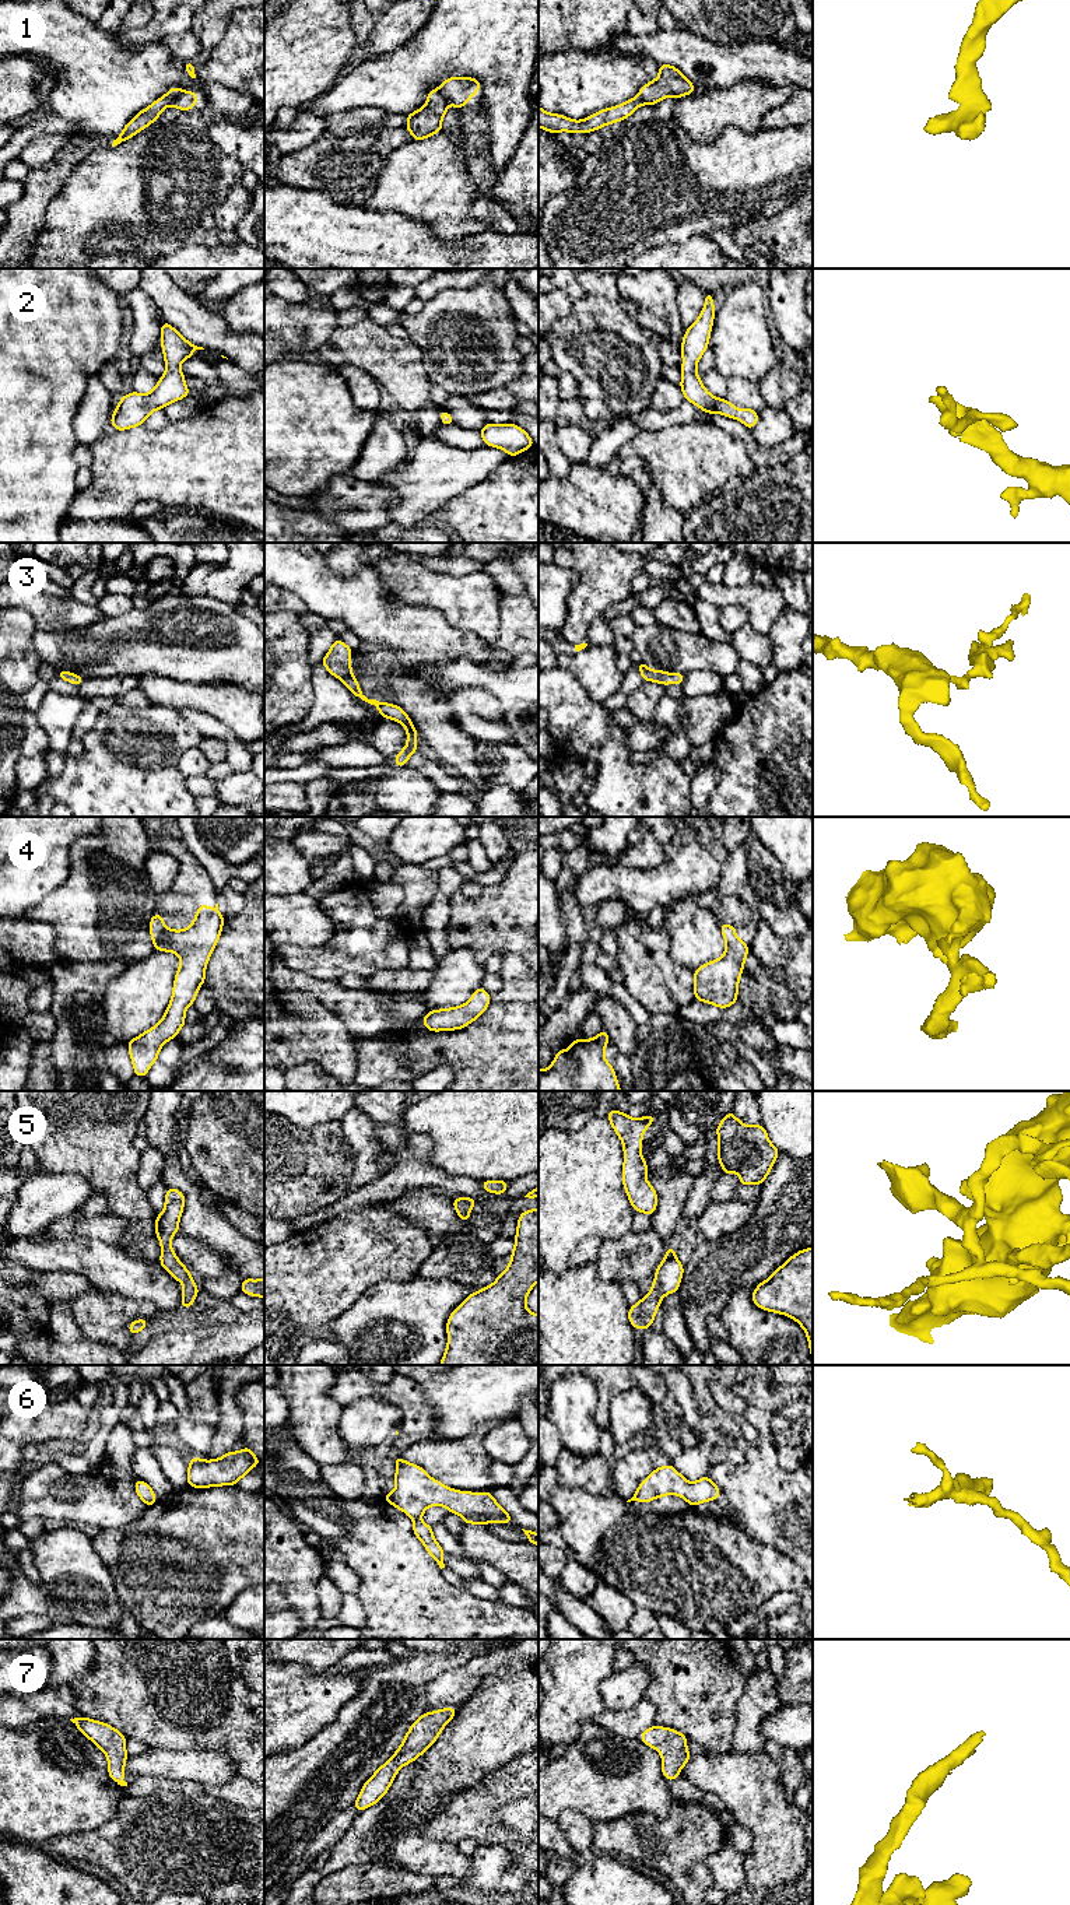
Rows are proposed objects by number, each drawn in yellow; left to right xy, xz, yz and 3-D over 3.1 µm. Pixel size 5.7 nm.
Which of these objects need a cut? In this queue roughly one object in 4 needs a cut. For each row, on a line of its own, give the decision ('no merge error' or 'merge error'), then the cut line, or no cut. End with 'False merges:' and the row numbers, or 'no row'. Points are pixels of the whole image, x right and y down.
1: merge error; cut xy (183, 91), (169, 104)
2: no merge error; cut none
3: no merge error; cut none
4: no merge error; cut none
5: no merge error; cut none
6: no merge error; cut none
7: no merge error; cut none
False merges: 1

